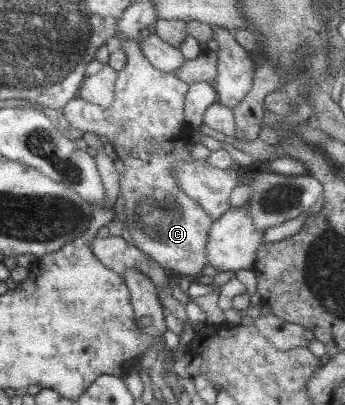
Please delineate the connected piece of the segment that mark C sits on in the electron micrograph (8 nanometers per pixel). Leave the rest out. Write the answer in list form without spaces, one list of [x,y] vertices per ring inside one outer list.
[[[136,39],[120,40],[120,45],[120,50],[127,58],[125,58],[124,68],[118,72],[114,85],[113,103],[109,109],[89,105],[79,96],[75,96],[63,107],[63,116],[69,126],[74,129],[94,132],[99,137],[105,136],[114,150],[115,158],[123,161],[125,171],[119,176],[118,184],[124,200],[125,226],[133,239],[133,244],[159,266],[175,270],[179,274],[199,277],[201,270],[208,264],[206,244],[208,230],[213,220],[200,205],[189,199],[185,192],[179,191],[172,171],[172,166],[177,161],[195,160],[185,149],[189,142],[196,138],[196,134],[189,131],[187,123],[183,121],[183,106],[188,85],[171,73],[153,68],[141,54],[141,48]]]

